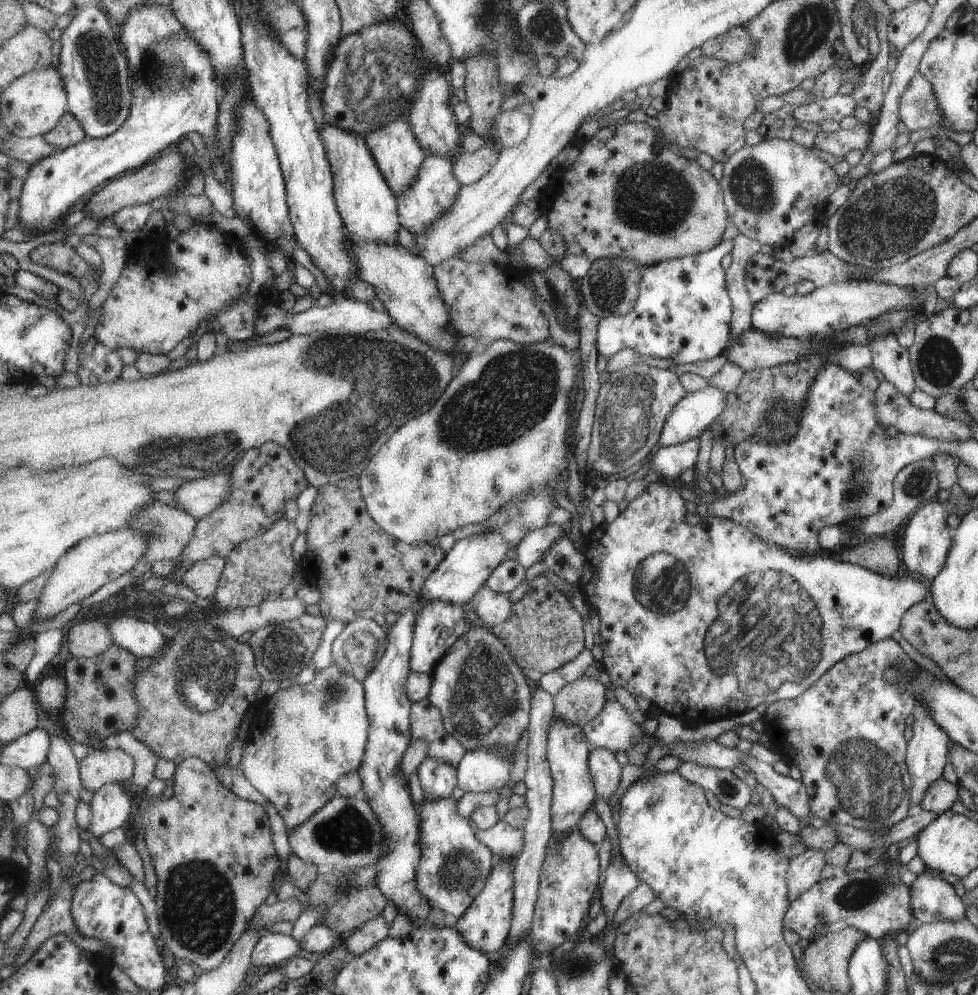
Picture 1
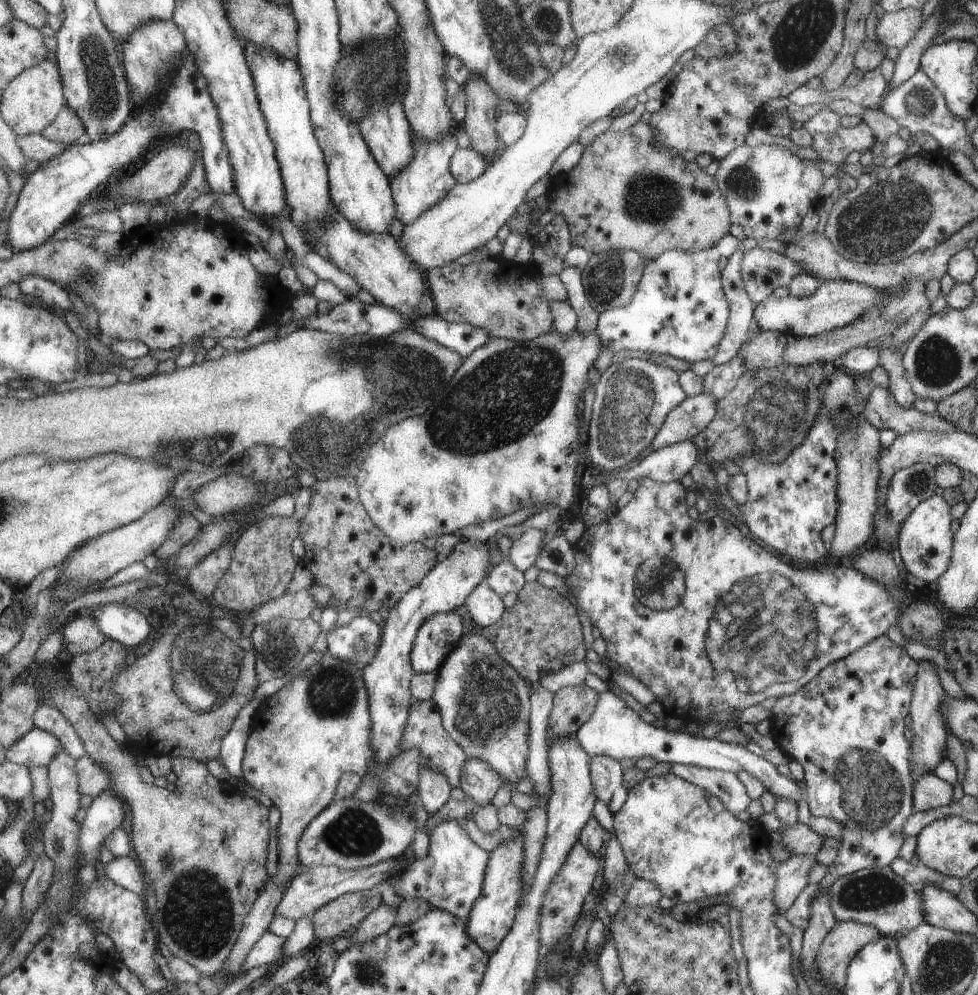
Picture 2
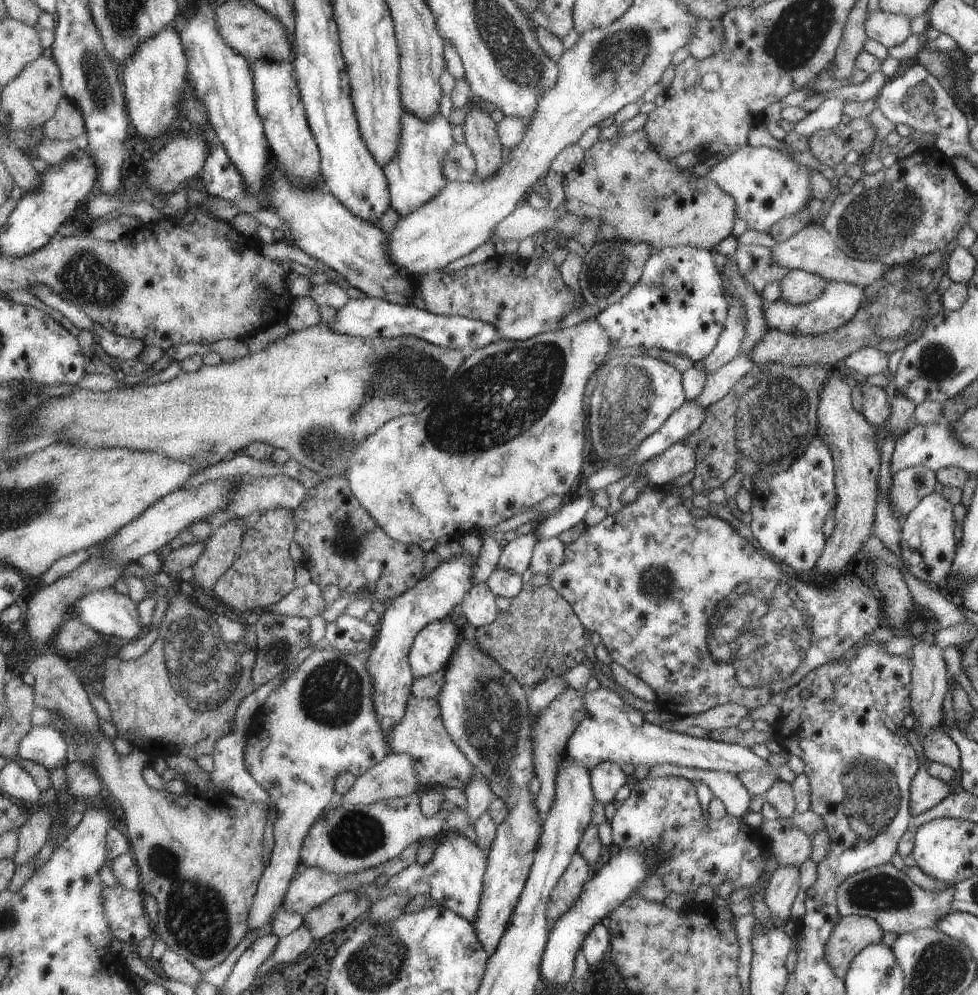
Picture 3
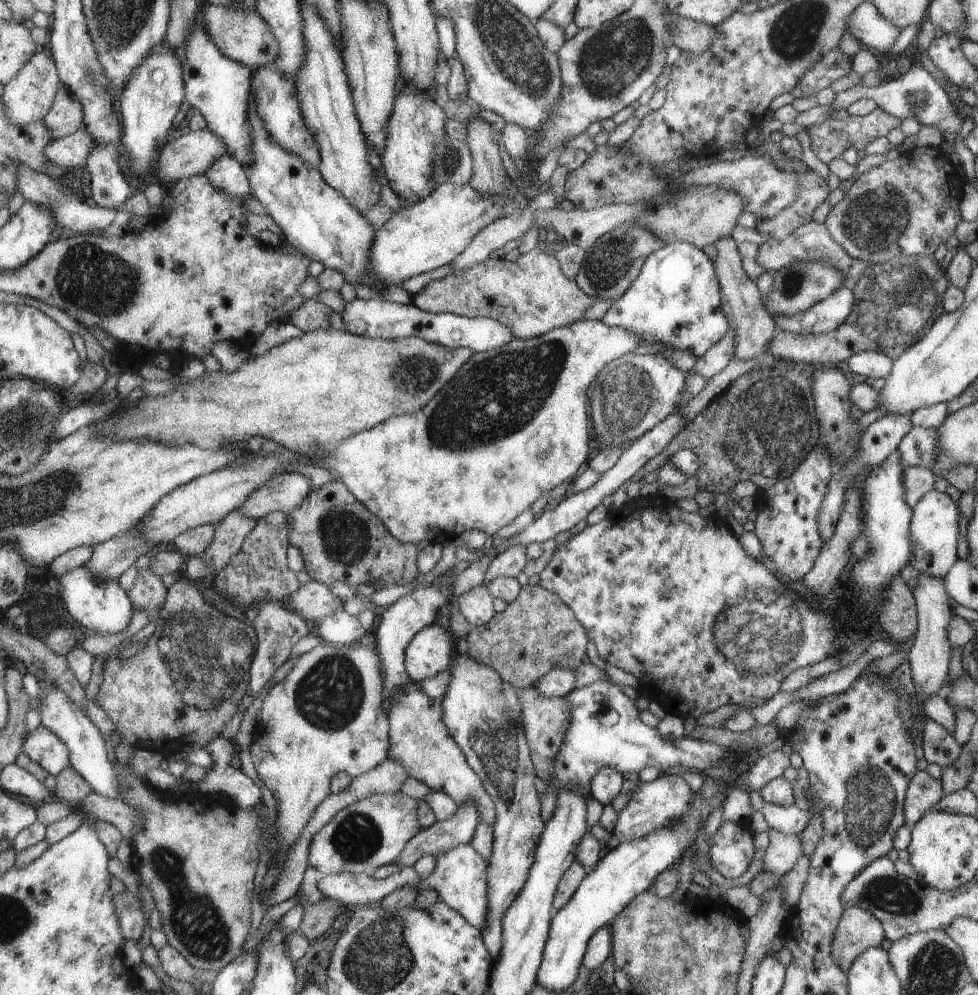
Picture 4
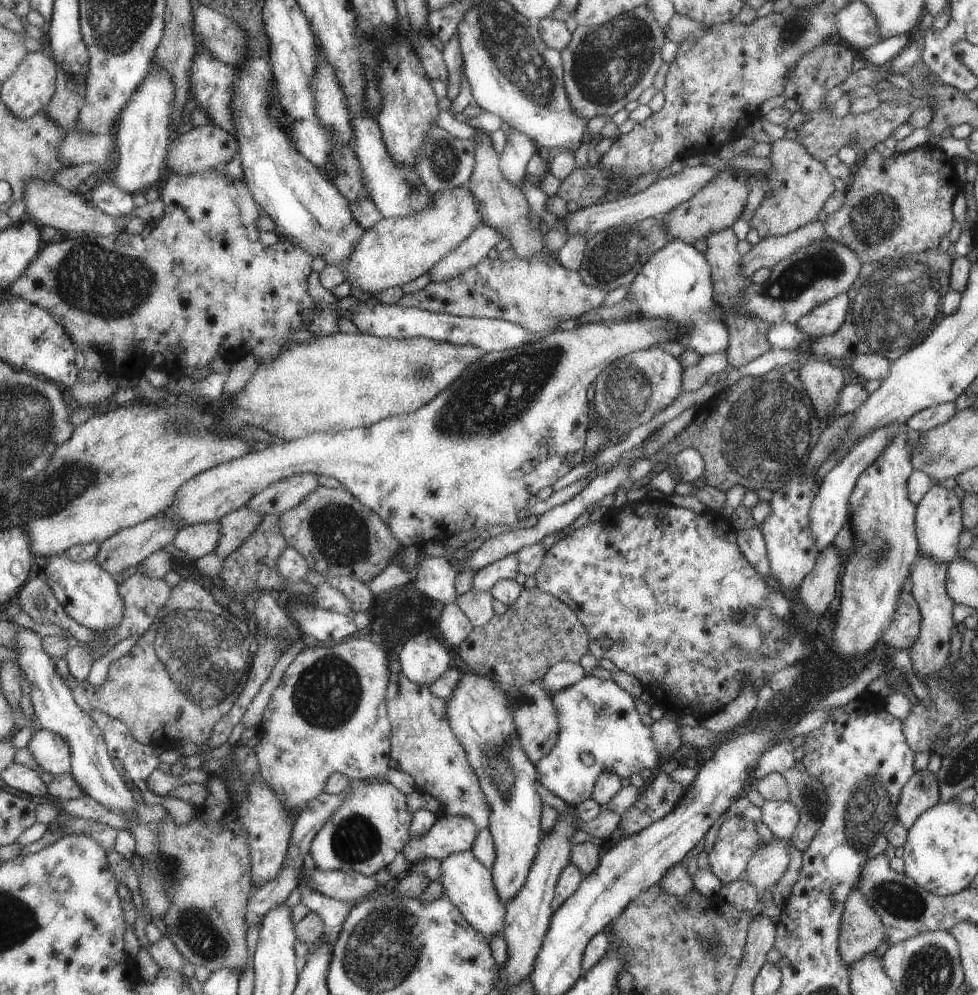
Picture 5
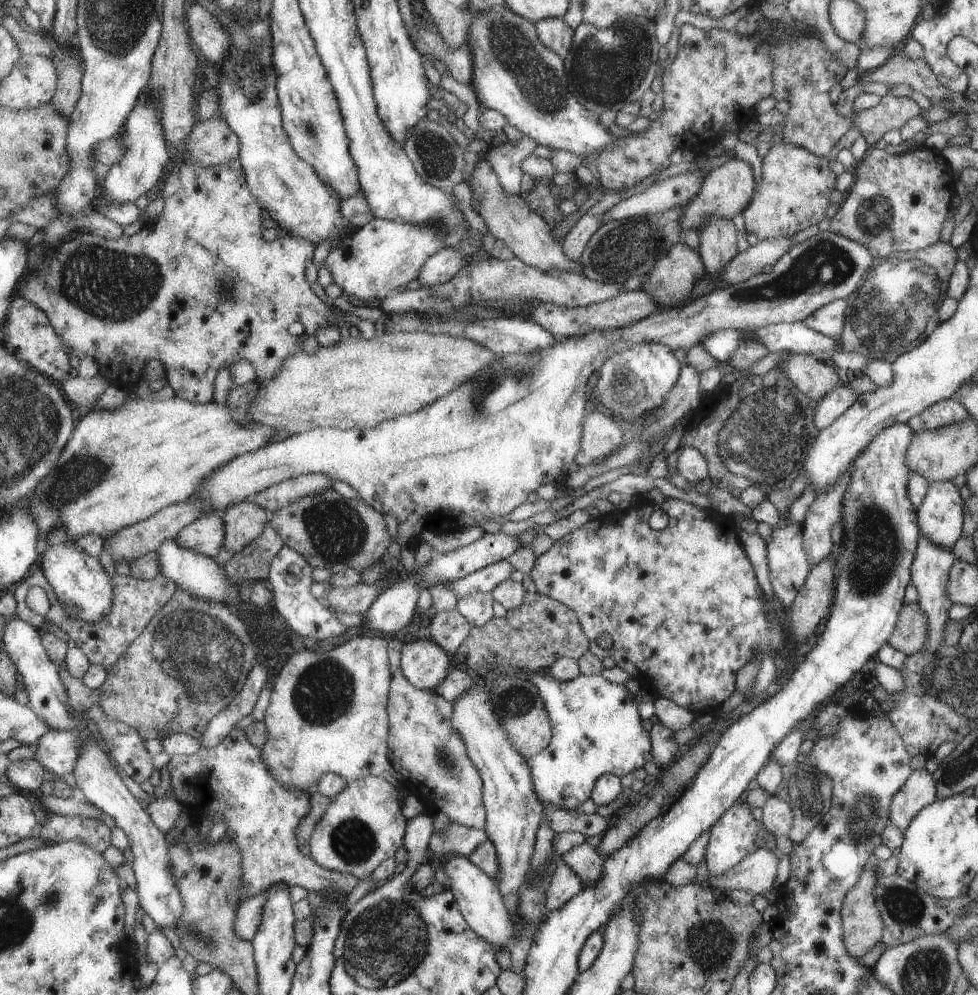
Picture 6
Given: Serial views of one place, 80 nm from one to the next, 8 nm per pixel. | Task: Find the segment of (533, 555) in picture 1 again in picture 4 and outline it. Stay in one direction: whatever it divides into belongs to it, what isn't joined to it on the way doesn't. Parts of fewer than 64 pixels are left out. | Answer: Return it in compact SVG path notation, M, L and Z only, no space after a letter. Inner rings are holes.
M524 543L510 545L495 556L483 584L496 577L517 577L524 570L526 563L527 546Z

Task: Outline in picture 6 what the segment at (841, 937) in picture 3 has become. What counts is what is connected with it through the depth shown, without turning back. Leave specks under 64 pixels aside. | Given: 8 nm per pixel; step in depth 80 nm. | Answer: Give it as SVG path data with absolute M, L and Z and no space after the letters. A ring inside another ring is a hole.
M870 868L861 874L859 881L854 884L843 900L842 926L843 943L852 958L861 961L862 956L869 950L872 950L878 942L882 940L885 932L884 919L881 917L881 911L878 910L876 899L873 895L874 885L877 884L877 874Z

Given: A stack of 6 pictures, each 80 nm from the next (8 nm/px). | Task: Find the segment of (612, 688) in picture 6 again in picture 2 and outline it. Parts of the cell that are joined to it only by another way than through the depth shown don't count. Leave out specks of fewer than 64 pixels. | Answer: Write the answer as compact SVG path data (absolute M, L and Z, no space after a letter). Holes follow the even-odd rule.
M609 690L599 694L598 706L593 716L576 733L581 747L592 758L596 755L608 755L617 761L622 758L636 761L642 757L652 756L658 762L680 763L733 773L743 771L763 782L767 790L775 797L782 797L796 804L802 798L801 786L798 786L792 777L780 774L777 766L768 762L764 757L748 751L746 747L716 738L703 739L688 733L675 733L664 728L655 728L651 724L646 724L634 710L630 710L618 696L614 696Z

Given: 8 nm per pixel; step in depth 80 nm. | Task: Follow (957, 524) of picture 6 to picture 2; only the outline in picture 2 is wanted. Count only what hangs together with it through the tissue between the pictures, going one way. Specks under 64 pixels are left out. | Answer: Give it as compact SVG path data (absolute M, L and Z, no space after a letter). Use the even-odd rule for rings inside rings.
M936 494L923 500L901 524L898 540L898 550L905 564L907 572L914 574L916 578L924 580L929 586L937 585L939 578L950 566L953 556L953 542L956 535L952 534L951 506L943 497Z

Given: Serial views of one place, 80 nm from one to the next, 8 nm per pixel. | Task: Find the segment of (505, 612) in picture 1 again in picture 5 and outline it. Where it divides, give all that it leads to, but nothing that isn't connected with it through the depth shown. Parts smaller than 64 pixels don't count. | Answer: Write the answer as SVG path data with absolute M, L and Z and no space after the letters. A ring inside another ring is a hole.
M474 589L458 595L455 603L470 619L474 627L481 627L495 615L494 609L492 609L493 599L489 591Z

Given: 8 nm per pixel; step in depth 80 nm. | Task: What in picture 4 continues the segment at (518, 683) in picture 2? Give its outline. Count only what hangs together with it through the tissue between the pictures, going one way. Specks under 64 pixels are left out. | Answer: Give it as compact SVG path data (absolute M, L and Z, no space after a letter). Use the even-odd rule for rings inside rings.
M463 650L458 652L451 662L450 672L450 682L442 698L446 726L456 739L458 746L461 746L464 751L469 765L477 771L486 792L493 798L497 810L497 821L493 824L493 852L488 860L489 917L481 930L485 945L495 961L500 956L504 944L503 917L524 888L529 870L536 860L536 844L540 844L542 830L544 830L543 816L540 816L541 796L538 796L534 788L537 772L534 772L534 766L532 766L531 748L523 721L522 700L518 700L516 687L500 678L498 671L481 665Z

